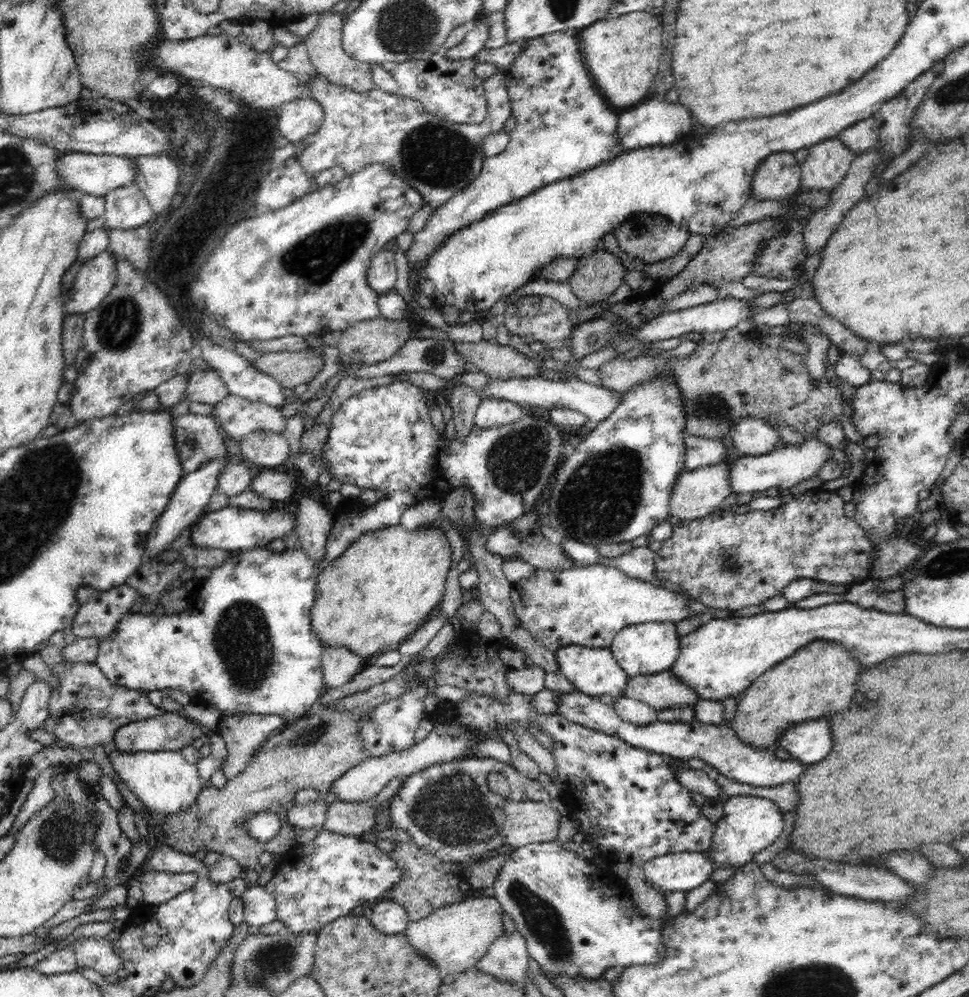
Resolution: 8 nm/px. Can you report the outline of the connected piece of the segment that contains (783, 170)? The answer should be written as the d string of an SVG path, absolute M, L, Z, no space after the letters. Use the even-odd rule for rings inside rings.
M792 152L770 154L752 180L751 194L757 201L776 200L782 204L794 198L801 187L802 166Z

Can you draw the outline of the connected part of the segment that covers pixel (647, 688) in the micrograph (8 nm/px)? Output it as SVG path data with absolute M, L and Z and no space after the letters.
M669 670L650 675L639 675L628 680L624 695L650 703L655 710L681 708L696 704L698 694L683 684Z

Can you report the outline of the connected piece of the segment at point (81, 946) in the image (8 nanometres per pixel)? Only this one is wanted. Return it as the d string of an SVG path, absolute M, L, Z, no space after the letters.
M104 937L103 939L74 939L71 943L63 943L71 946L75 952L78 970L82 968L94 968L101 975L114 975L116 971L123 968L123 960L114 949L112 940Z

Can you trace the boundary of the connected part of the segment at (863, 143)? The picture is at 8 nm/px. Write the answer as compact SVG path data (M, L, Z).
M873 116L868 117L842 130L836 137L858 155L879 144L879 124Z

